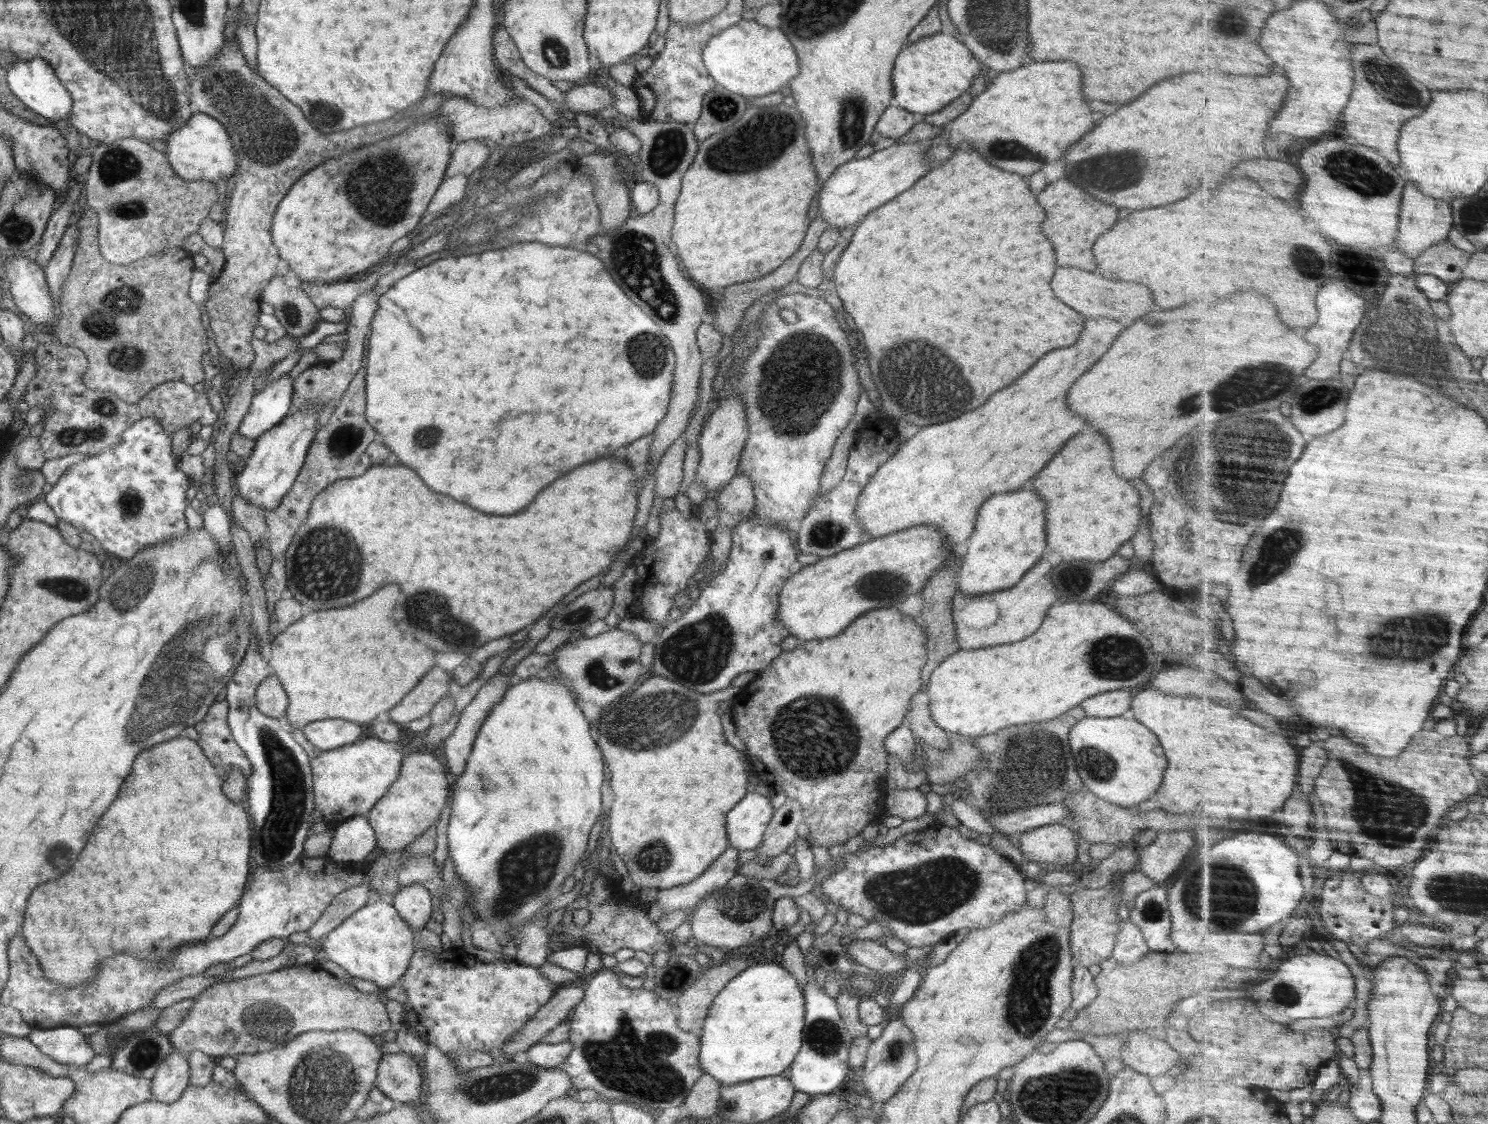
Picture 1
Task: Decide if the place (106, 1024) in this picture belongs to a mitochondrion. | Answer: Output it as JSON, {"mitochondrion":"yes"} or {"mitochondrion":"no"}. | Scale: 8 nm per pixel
{"mitochondrion":"no"}

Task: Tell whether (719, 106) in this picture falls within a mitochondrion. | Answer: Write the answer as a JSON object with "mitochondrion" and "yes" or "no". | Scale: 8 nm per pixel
{"mitochondrion":"yes"}

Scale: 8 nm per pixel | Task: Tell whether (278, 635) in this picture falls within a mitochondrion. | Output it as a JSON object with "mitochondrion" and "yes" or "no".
{"mitochondrion":"no"}

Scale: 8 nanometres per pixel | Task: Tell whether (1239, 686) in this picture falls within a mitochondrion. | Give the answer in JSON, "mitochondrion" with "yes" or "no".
{"mitochondrion":"no"}

